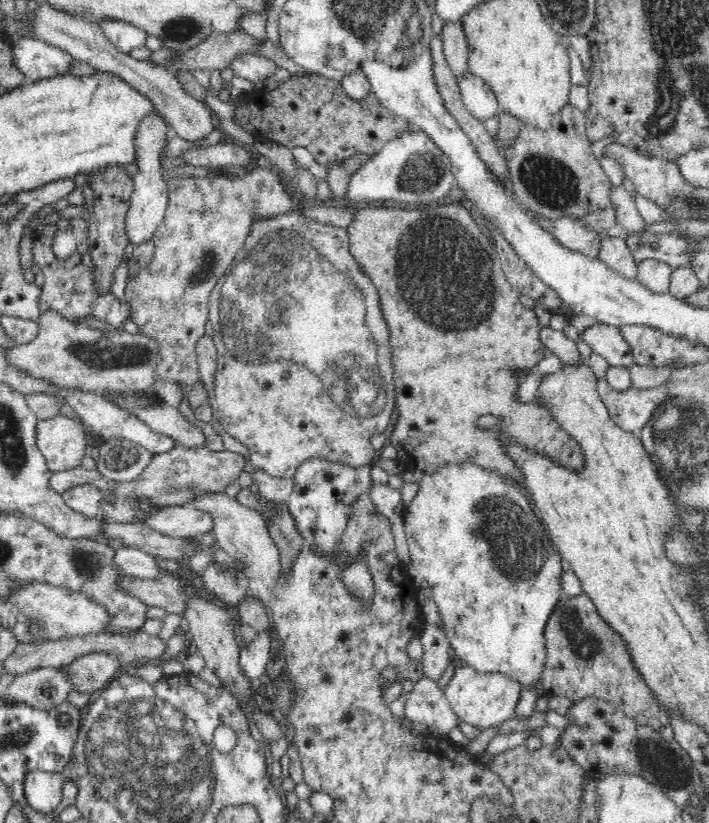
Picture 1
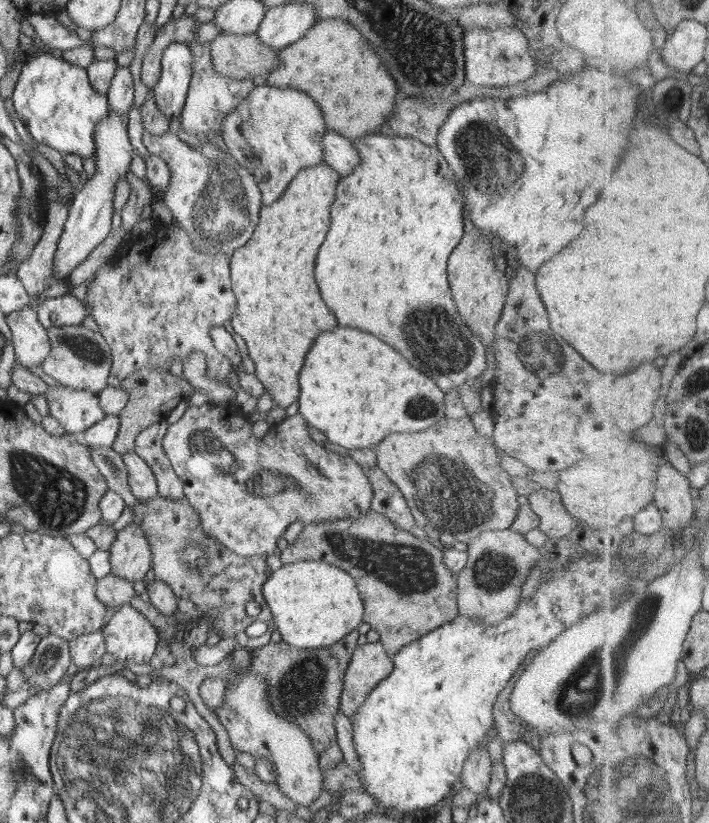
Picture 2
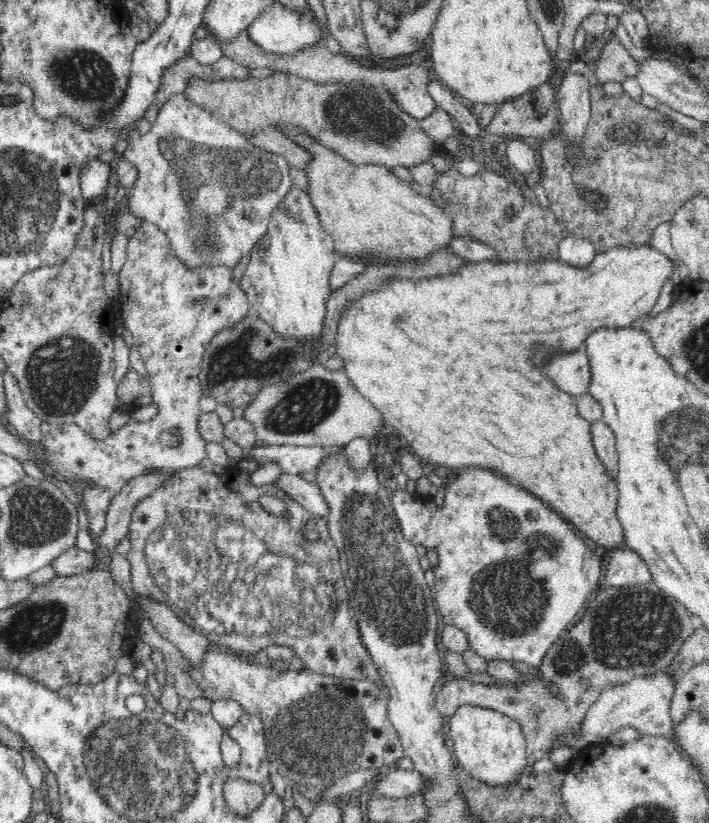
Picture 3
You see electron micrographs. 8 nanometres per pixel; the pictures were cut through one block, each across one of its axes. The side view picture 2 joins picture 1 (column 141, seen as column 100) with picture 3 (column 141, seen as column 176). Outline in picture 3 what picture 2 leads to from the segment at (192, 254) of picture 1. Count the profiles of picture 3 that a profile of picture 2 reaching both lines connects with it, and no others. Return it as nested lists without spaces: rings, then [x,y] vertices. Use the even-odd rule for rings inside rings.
[[[142,222],[137,233],[128,238],[126,262],[117,274],[122,320],[132,333],[138,354],[148,372],[147,380],[151,386],[153,401],[160,411],[148,422],[129,422],[112,432],[106,439],[94,439],[77,425],[66,424],[49,431],[42,442],[44,463],[50,467],[53,476],[66,481],[78,492],[81,506],[86,510],[88,528],[94,538],[106,530],[107,510],[115,494],[122,492],[134,478],[156,473],[168,479],[173,474],[190,470],[207,458],[206,442],[197,429],[200,410],[199,402],[204,397],[199,372],[203,363],[204,351],[220,331],[238,322],[251,312],[249,300],[240,284],[230,279],[231,267],[198,267],[195,271],[183,259],[172,253],[168,237],[162,229],[152,223]]]

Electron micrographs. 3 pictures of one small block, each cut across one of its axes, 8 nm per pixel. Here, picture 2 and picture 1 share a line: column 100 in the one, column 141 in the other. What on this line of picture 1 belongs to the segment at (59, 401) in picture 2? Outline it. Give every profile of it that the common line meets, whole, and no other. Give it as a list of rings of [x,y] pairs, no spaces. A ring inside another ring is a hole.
[[[120,399],[120,407],[130,411],[132,415],[140,418],[150,429],[158,434],[164,434],[174,439],[177,444],[186,449],[206,448],[207,438],[198,426],[191,424],[176,408],[161,404],[158,408],[137,408],[134,404]]]

